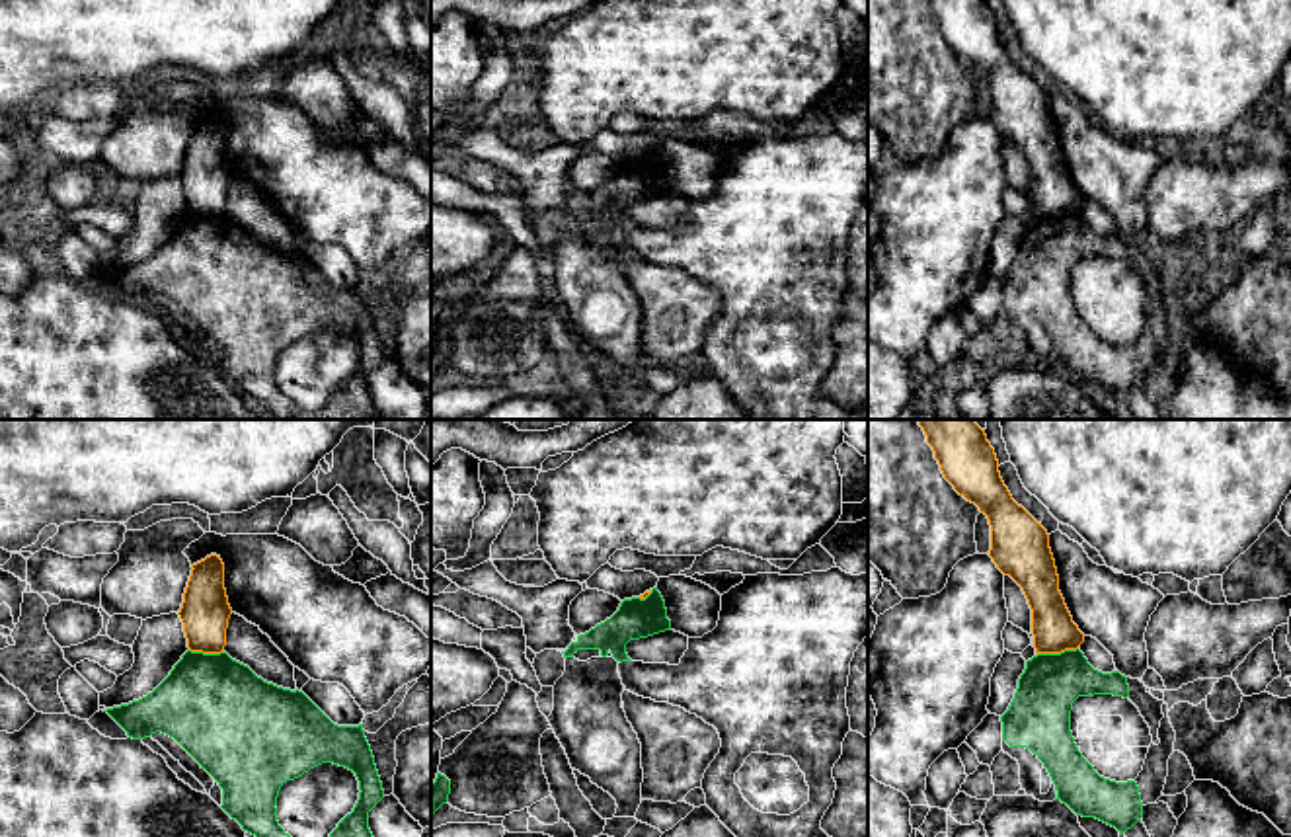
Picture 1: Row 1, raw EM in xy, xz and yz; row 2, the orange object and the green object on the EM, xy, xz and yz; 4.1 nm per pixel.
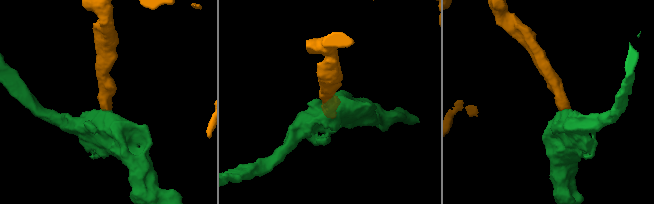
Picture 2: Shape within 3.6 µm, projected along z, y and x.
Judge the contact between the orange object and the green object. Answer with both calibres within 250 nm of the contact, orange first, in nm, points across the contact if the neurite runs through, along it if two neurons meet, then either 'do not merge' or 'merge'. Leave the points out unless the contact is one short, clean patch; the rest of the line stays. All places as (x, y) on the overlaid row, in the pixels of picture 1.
180/240 nm | along yz (1077, 646), (1038, 654) | do not merge

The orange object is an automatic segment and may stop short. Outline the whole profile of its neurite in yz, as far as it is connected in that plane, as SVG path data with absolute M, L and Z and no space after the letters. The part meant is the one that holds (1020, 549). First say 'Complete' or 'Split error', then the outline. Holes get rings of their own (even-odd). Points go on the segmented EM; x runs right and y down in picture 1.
Complete. M917 419L944 478L987 515L989 556L1024 591L1032 609L1036 654L1076 650L1084 634L1059 591L1049 535L1004 486L995 449L973 419Z

